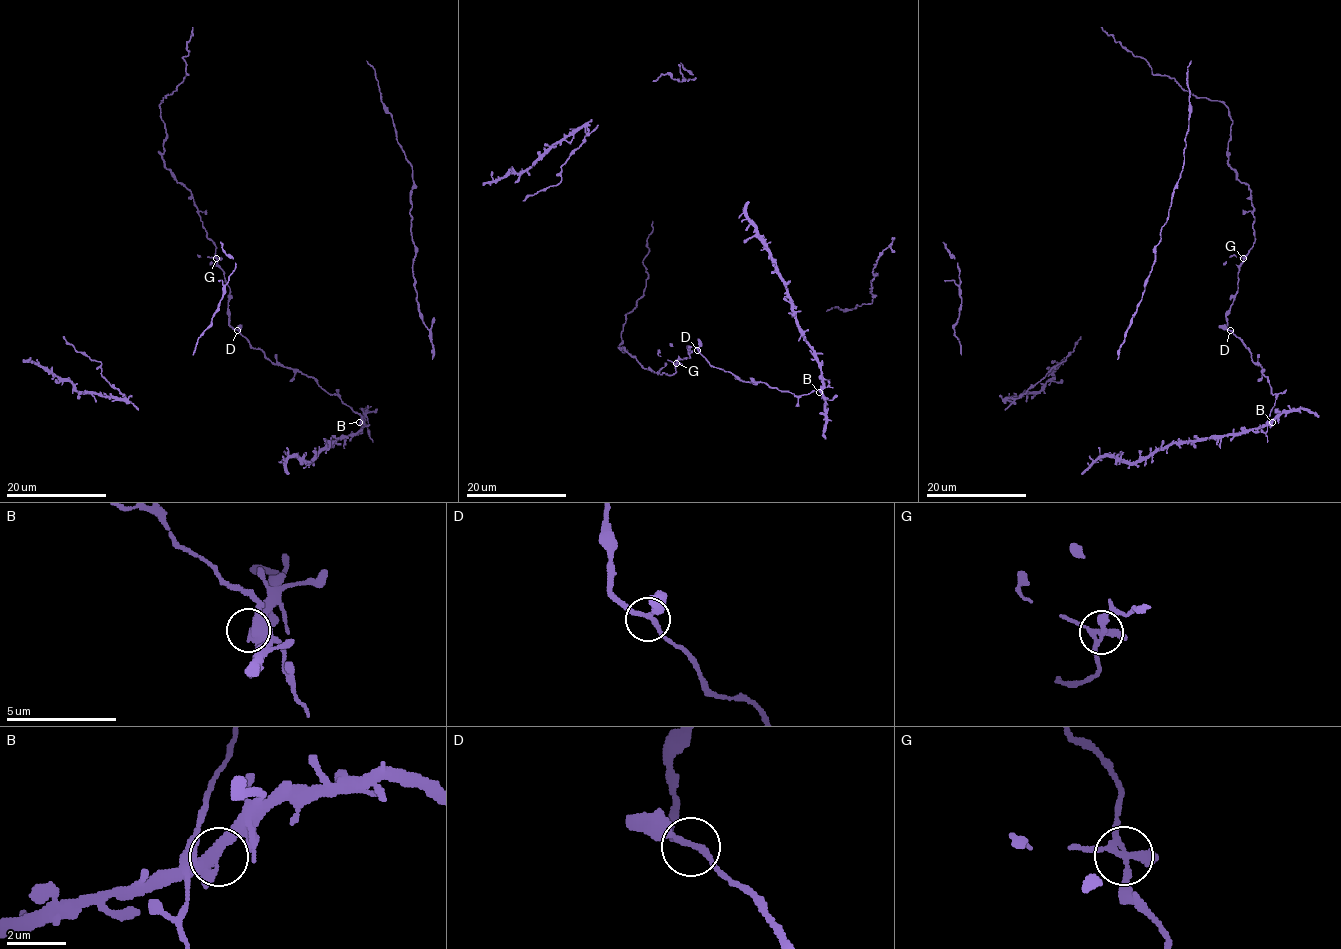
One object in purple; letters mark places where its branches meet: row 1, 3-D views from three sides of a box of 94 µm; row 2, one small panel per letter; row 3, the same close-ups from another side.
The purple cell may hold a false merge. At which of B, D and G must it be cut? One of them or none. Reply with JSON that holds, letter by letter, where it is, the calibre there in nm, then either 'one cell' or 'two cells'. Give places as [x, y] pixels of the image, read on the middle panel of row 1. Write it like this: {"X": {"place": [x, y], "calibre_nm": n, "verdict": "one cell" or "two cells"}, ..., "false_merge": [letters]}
{"B": {"place": [819, 392], "calibre_nm": 320, "verdict": "one cell"}, "D": {"place": [697, 350], "calibre_nm": 180, "verdict": "one cell"}, "G": {"place": [676, 363], "calibre_nm": 240, "verdict": "one cell"}, "false_merge": []}

